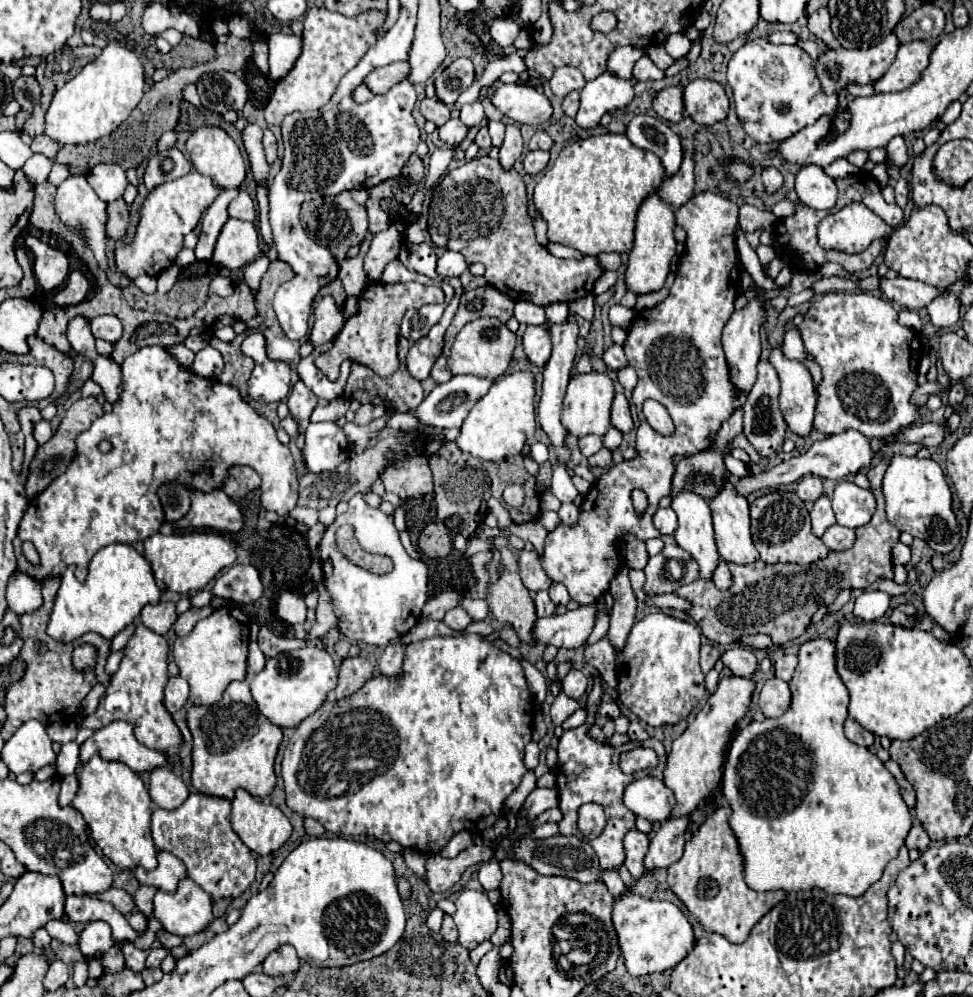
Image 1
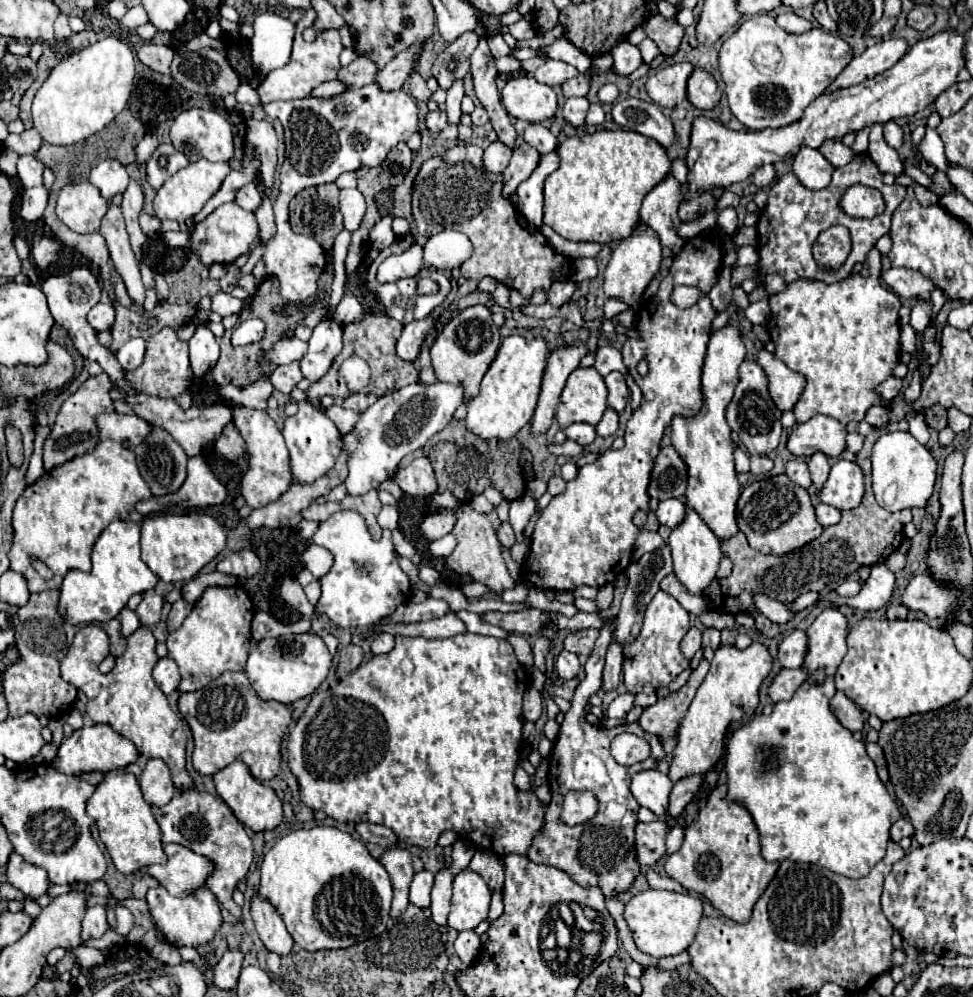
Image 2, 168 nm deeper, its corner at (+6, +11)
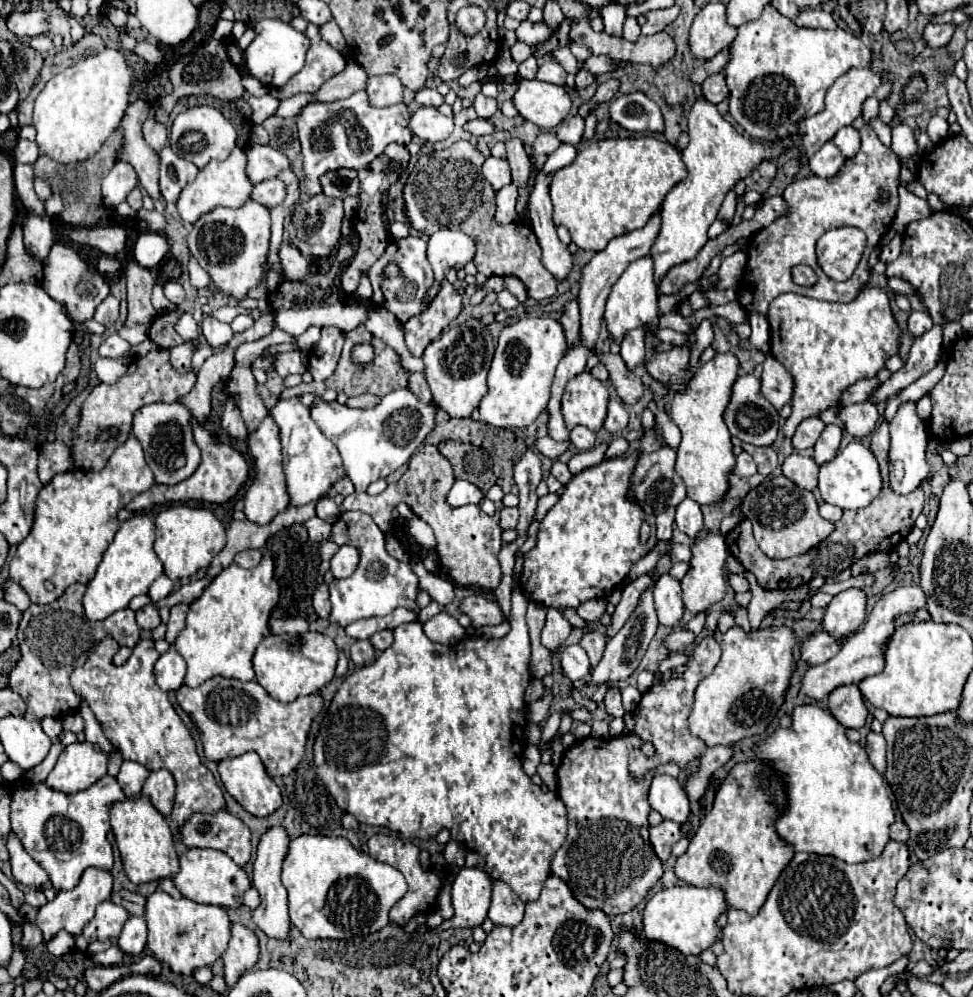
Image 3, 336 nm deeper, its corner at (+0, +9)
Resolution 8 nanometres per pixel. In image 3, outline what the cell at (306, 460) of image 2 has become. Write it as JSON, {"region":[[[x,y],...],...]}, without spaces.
{"region":[[[298,397],[280,399],[276,407],[270,411],[272,419],[280,427],[282,439],[282,455],[284,455],[284,473],[288,483],[288,495],[292,505],[306,505],[328,491],[340,477],[344,477],[342,459],[336,445],[320,431],[316,421],[310,415],[310,407],[306,407]]]}

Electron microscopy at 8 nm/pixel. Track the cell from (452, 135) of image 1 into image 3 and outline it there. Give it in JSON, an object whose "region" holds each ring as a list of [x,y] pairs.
{"region":[[[420,107],[410,119],[410,129],[414,131],[416,137],[436,143],[436,141],[446,141],[452,135],[454,123],[452,117],[442,115],[434,107]]]}

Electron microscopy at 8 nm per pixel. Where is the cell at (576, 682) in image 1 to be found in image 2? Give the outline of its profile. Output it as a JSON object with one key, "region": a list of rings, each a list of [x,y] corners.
{"region":[[[562,651],[558,657],[556,657],[556,671],[562,679],[574,679],[580,671],[580,663],[578,663],[578,657],[576,653],[570,653],[570,651]]]}

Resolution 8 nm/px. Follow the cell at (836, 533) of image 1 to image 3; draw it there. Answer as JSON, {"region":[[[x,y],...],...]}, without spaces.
{"region":[[[822,503],[820,505],[820,515],[832,523],[836,523],[840,517],[842,517],[842,509],[840,507],[834,507],[830,503]]]}

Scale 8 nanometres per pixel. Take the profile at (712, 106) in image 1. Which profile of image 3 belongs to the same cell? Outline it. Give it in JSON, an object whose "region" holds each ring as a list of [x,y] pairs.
{"region":[[[716,73],[716,75],[706,77],[706,81],[702,83],[702,95],[704,95],[706,101],[718,105],[728,95],[724,73]]]}

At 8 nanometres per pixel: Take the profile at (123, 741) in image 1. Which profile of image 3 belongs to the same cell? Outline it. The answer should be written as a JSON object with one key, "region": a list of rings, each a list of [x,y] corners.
{"region":[[[72,743],[64,747],[56,767],[50,771],[46,783],[58,791],[74,793],[90,787],[94,781],[106,775],[110,761],[108,751],[96,751],[92,743]]]}

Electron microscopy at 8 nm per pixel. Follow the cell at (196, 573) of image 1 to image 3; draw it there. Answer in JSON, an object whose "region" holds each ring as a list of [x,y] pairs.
{"region":[[[178,505],[178,507],[168,507],[166,511],[156,515],[154,551],[162,561],[164,573],[172,581],[192,577],[200,569],[206,569],[212,563],[212,559],[224,549],[224,545],[226,545],[224,525],[216,519],[212,511]]]}

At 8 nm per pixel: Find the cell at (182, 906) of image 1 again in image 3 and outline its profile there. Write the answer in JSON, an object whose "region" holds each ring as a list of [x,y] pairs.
{"region":[[[154,891],[146,903],[148,923],[148,949],[156,959],[170,965],[174,973],[190,975],[194,967],[210,967],[224,951],[230,941],[230,919],[224,907],[194,903],[186,897],[174,899],[168,893]]]}

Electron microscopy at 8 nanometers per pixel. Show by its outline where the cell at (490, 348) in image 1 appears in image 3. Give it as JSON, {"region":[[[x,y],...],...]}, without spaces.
{"region":[[[470,317],[462,325],[448,327],[442,335],[432,341],[422,359],[424,359],[424,373],[428,385],[432,389],[434,401],[452,417],[470,417],[474,409],[478,409],[480,401],[486,397],[486,375],[496,351],[496,341],[492,339],[490,331],[482,323],[480,317]]]}

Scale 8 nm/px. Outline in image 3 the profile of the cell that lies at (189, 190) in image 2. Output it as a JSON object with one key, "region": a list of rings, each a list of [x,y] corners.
{"region":[[[236,147],[226,161],[210,161],[204,169],[200,169],[196,179],[182,189],[176,201],[176,209],[182,221],[196,223],[202,213],[214,207],[240,207],[242,203],[246,203],[250,199],[252,185],[244,175],[244,167],[246,167],[246,153],[240,147]]]}

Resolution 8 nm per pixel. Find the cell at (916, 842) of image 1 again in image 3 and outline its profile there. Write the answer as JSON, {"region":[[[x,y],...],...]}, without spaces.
{"region":[[[896,821],[896,823],[890,827],[890,839],[900,841],[900,843],[906,843],[908,837],[910,837],[910,829],[906,827],[904,821]]]}

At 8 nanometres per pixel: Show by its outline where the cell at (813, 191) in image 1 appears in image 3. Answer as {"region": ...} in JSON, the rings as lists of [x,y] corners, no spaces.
{"region":[[[832,141],[824,143],[810,157],[810,169],[812,169],[812,173],[818,175],[818,177],[824,177],[824,179],[832,179],[840,171],[842,163],[844,163],[844,157],[840,155],[838,147]]]}

